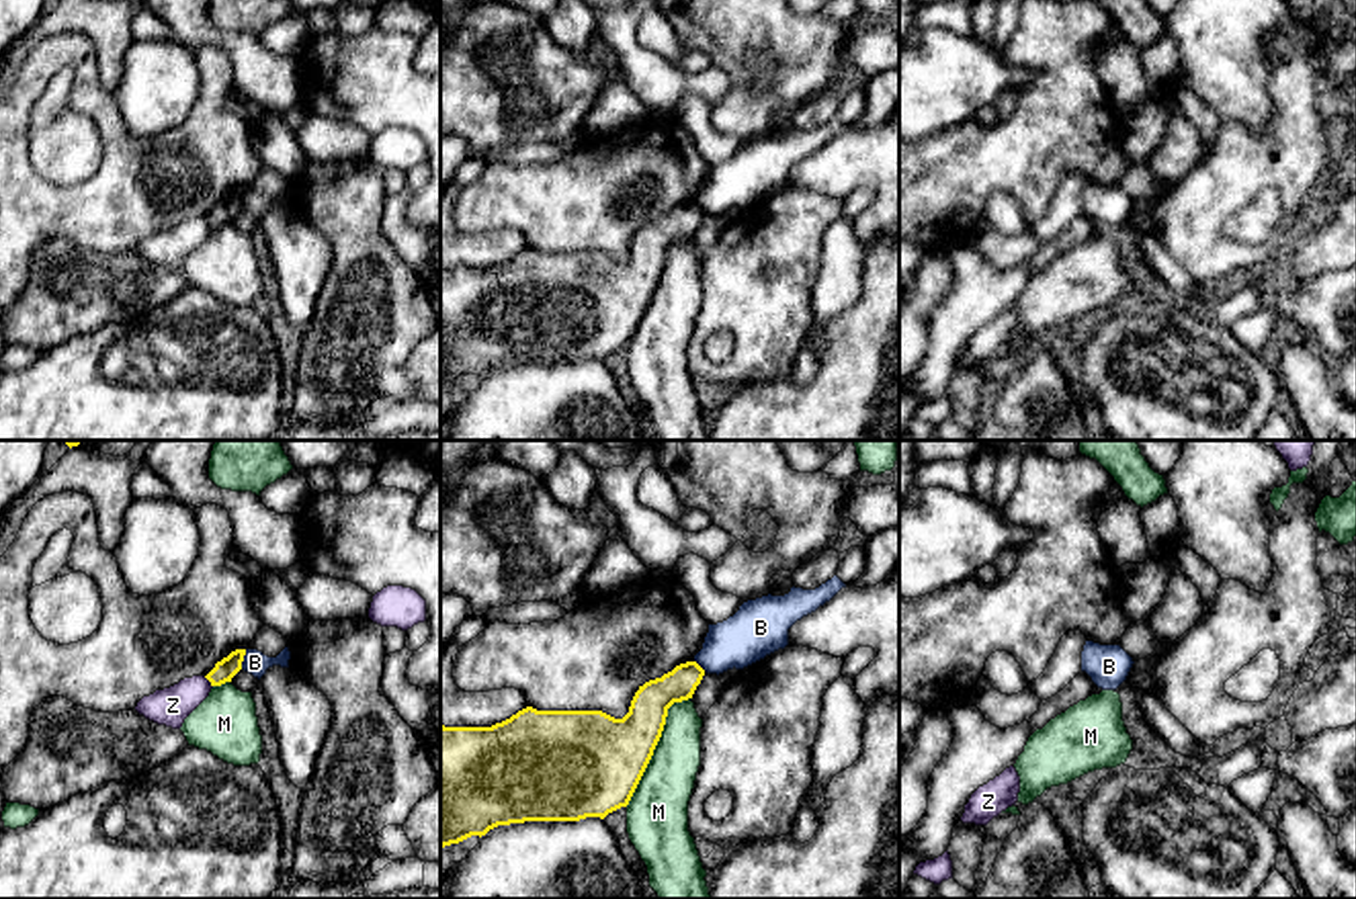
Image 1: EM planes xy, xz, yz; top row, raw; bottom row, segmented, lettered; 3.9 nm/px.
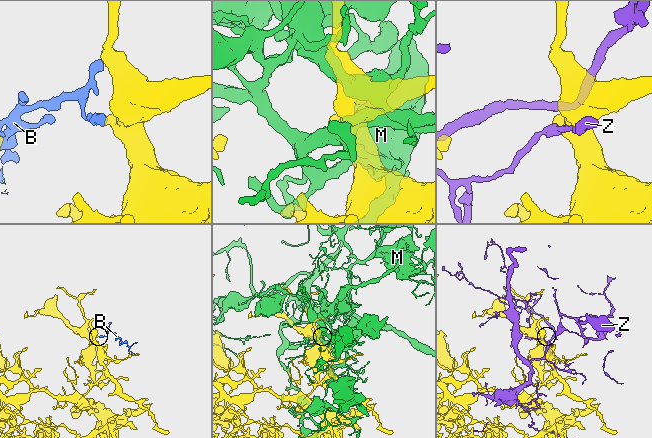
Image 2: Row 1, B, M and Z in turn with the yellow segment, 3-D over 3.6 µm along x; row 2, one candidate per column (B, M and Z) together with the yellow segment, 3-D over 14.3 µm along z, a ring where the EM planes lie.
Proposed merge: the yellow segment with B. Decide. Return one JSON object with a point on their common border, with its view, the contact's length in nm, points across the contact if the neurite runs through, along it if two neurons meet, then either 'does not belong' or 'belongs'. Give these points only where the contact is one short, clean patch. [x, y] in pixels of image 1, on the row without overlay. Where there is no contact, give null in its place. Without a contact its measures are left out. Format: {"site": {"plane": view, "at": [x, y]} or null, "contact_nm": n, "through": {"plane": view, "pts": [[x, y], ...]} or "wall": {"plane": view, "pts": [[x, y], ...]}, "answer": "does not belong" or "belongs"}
{"site": {"plane": "xy", "at": [242, 201]}, "contact_nm": 80, "wall": {"plane": "xy", "pts": [[246, 191], [240, 209]]}, "answer": "does not belong"}

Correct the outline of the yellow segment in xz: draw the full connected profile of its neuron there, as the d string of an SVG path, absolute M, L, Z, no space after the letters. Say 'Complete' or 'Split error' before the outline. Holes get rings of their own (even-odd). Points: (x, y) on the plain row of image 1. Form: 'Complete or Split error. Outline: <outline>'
Complete. Outline: M686 203L645 223L623 260L526 248L492 268L440 266L440 389L498 367L604 360L627 348L668 250L692 240L703 217Z

